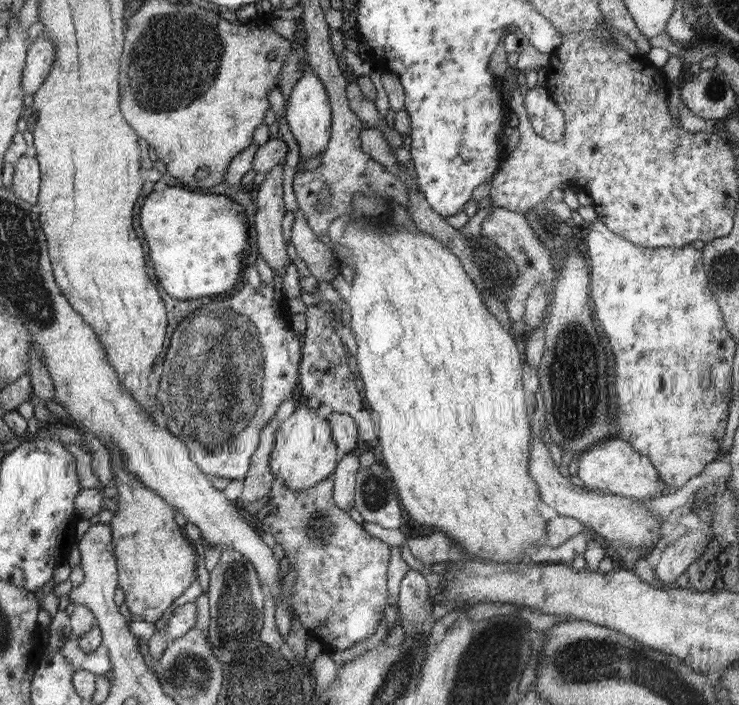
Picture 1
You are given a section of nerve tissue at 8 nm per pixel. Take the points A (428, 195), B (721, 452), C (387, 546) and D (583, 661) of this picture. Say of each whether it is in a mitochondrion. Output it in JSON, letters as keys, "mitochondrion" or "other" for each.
{"A":"other","B":"other","C":"other","D":"mitochondrion"}

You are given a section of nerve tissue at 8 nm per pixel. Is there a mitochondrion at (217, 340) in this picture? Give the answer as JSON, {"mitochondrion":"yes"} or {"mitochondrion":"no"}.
{"mitochondrion":"yes"}

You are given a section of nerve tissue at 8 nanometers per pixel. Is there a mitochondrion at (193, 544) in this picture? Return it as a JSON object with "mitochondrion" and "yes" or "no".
{"mitochondrion":"no"}

